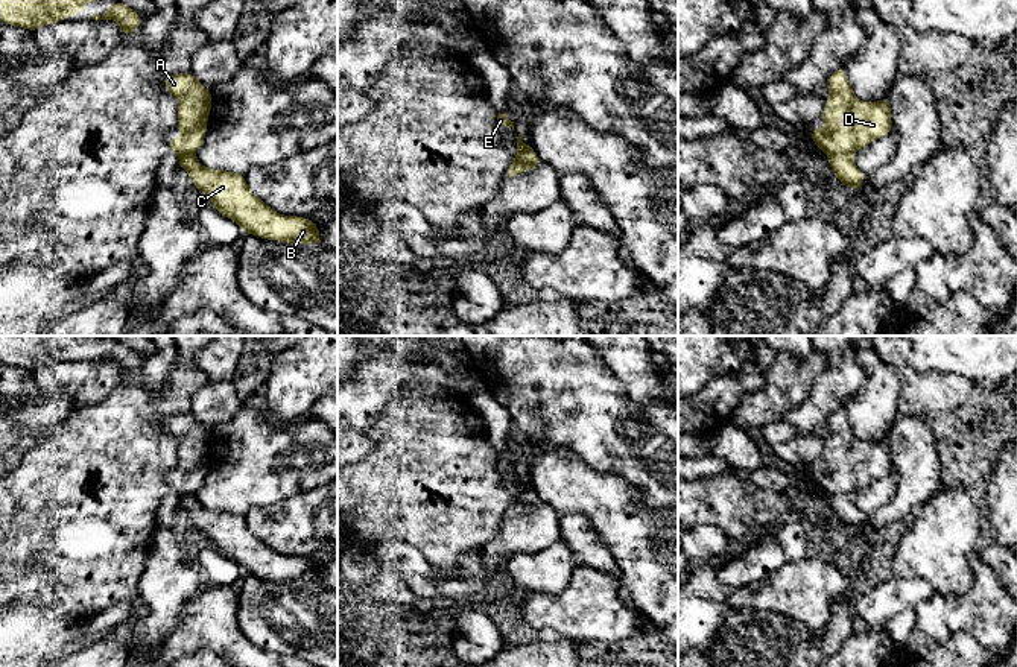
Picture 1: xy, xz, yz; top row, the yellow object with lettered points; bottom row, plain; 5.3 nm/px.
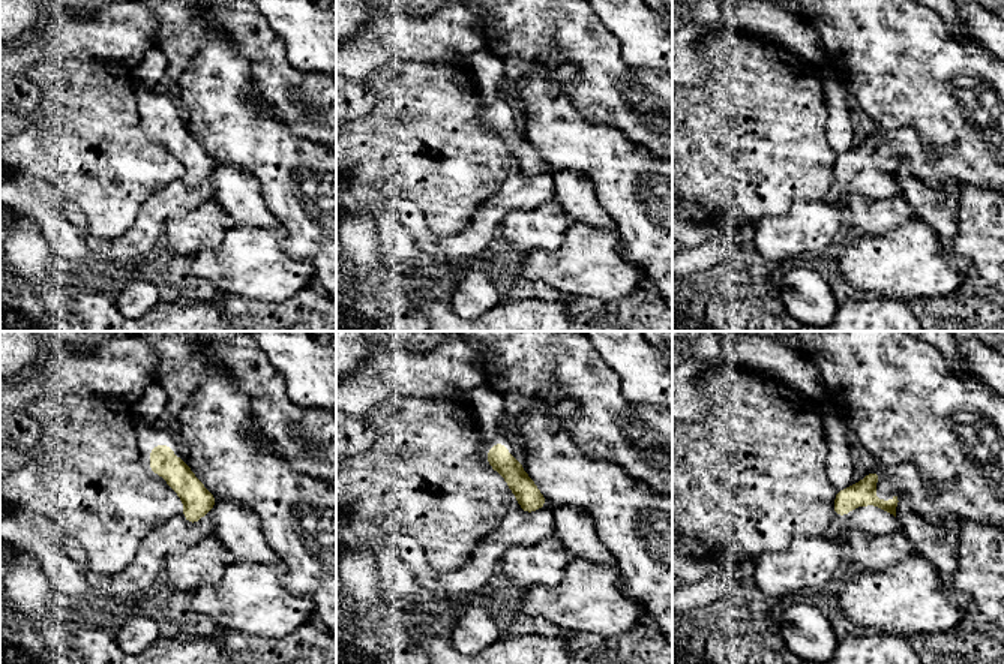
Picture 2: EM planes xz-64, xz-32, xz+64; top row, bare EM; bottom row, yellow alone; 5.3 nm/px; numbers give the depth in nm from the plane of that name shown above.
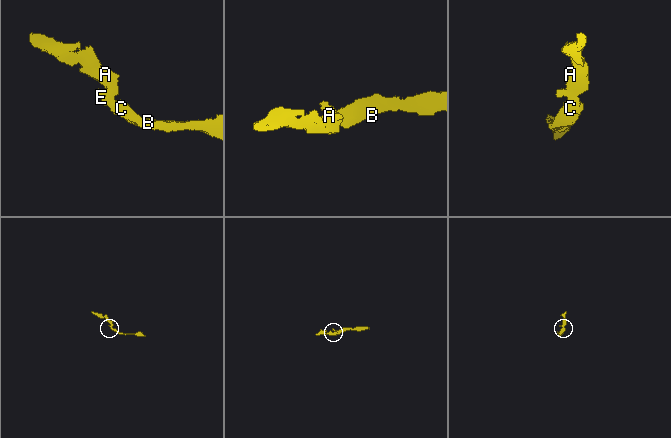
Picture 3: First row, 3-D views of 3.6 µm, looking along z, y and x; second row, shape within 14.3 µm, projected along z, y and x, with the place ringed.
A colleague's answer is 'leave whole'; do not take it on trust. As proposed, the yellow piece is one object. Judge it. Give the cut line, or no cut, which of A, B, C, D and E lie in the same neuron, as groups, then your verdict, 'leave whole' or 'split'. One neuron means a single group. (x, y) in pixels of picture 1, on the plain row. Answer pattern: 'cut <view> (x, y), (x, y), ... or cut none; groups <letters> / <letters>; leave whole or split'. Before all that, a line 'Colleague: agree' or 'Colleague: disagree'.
Colleague: disagree
cut yz (853, 493), (832, 493), (829, 496); groups A D E / B C; split

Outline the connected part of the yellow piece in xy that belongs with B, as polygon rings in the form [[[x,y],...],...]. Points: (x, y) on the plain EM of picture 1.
[[[195,494],[179,497],[178,504],[193,526],[213,541],[213,547],[243,573],[290,585],[321,585],[319,568],[312,559],[277,553],[249,530],[245,515],[207,509]]]

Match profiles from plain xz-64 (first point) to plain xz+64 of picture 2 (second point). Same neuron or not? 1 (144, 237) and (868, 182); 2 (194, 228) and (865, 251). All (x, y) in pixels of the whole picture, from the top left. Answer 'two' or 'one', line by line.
1: one
2: two

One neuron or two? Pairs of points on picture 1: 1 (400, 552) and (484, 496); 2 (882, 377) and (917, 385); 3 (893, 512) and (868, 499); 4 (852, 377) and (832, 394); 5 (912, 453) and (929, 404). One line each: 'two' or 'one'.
1: two
2: two
3: two
4: one
5: two

